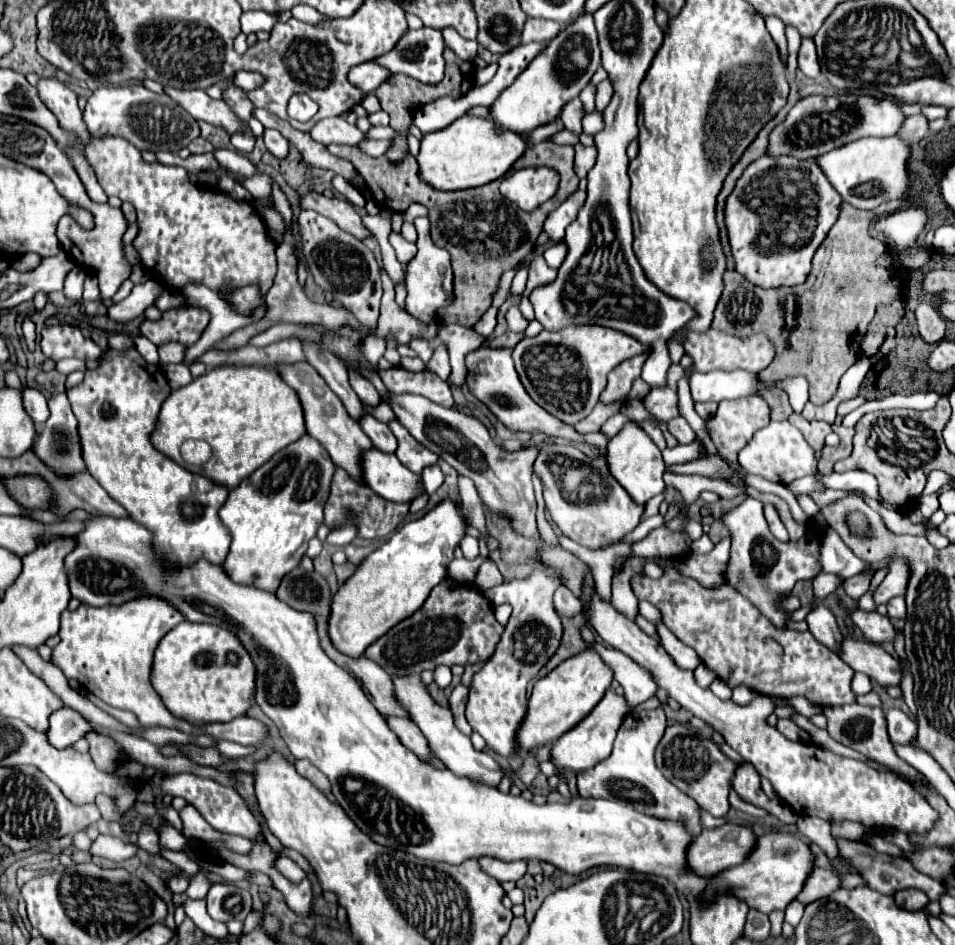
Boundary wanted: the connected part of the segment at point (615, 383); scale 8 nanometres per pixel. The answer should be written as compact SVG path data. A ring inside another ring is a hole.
M636 356L636 358L628 360L628 362L622 362L616 370L612 370L608 374L608 384L606 384L604 392L600 394L600 400L608 404L608 402L624 398L630 392L632 382L636 378L640 378L644 362L646 362L646 356Z

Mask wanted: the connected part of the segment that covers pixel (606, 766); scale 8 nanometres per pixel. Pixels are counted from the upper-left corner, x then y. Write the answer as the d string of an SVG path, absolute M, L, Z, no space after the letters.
M659 688L656 693L658 693L656 696L660 699L661 706L656 710L632 712L624 720L624 726L618 730L612 754L604 762L598 762L594 768L578 772L578 792L584 798L606 798L606 800L614 800L620 804L628 804L634 810L656 816L656 818L676 820L684 816L692 834L698 836L700 834L700 824L698 824L700 808L696 806L696 802L692 802L692 798L676 790L676 786L672 786L654 764L654 750L667 727L663 705L668 699L665 690Z

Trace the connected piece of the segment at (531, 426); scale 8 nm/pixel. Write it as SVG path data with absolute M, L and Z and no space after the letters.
M478 348L466 358L468 366L468 388L470 392L484 402L496 416L498 420L508 426L510 430L530 430L530 432L542 432L552 438L566 438L570 442L588 442L590 446L596 446L600 450L600 456L606 456L606 446L608 446L608 436L602 432L590 432L590 434L580 434L572 426L560 422L558 418L552 418L542 406L538 406L524 390L522 382L518 380L518 374L514 370L512 362L512 350L494 350L494 348Z

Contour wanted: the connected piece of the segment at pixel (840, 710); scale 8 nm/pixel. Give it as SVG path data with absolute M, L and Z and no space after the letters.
M860 704L828 706L828 708L824 708L824 716L828 718L826 730L828 730L828 734L830 734L836 742L840 742L840 744L844 744L844 746L848 746L848 748L852 748L852 750L858 750L860 754L864 754L864 756L868 756L868 758L872 758L872 760L876 760L876 762L880 762L880 764L884 764L884 766L888 766L888 768L900 768L900 764L902 764L902 776L904 776L918 792L922 792L922 794L926 796L926 792L924 792L920 786L914 784L914 780L924 780L922 774L918 774L916 770L912 770L912 766L900 762L900 758L896 756L896 752L894 752L894 748L892 748L892 742L890 742L890 738L888 738L888 732L886 732L886 722L884 722L884 710L882 710L882 708L870 708L870 706L860 706Z

